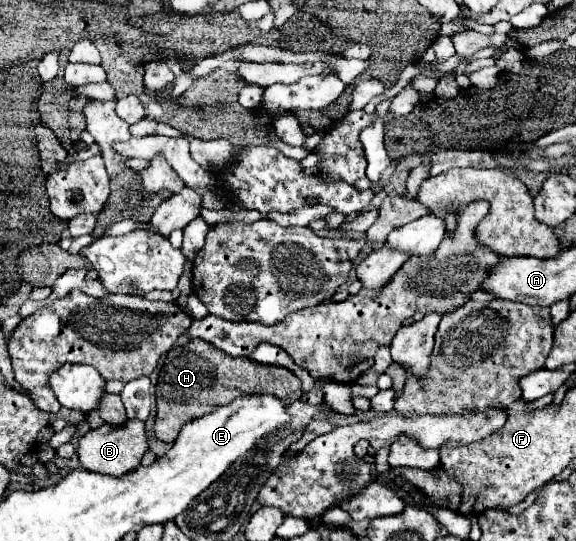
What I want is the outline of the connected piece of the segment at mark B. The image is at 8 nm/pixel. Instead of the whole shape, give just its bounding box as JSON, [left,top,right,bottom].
[77,420,147,476]

